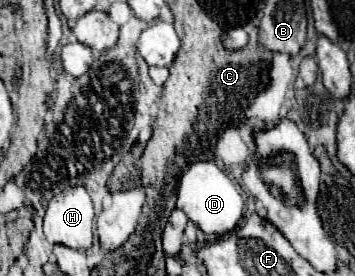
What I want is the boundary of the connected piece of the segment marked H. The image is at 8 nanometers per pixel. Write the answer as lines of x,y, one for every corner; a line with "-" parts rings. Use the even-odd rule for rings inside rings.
83,186
55,194
43,222
51,244
65,244
77,250
87,250
93,244
93,202

